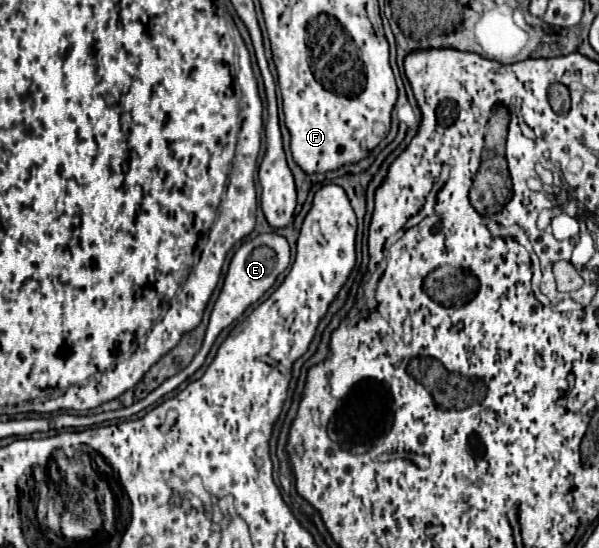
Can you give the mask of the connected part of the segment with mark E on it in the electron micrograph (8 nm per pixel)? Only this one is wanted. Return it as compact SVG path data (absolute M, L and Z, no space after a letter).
M276 232L260 234L260 236L256 236L254 240L244 242L244 244L236 250L236 254L234 254L234 258L232 258L232 262L230 262L230 268L228 268L224 286L222 286L220 296L218 296L218 300L216 300L216 304L214 304L214 308L212 308L212 314L210 314L210 322L208 322L208 328L206 328L204 344L202 344L200 352L194 356L194 360L190 362L190 366L186 366L186 368L184 368L182 372L178 372L176 376L168 378L168 380L166 380L164 384L160 384L154 392L150 392L144 400L140 400L140 402L136 402L136 404L132 404L132 406L128 406L128 408L120 408L120 410L116 410L116 412L92 414L92 416L78 416L78 414L69 413L58 414L52 418L53 428L58 430L60 430L60 428L70 428L70 426L74 426L74 428L84 426L84 428L86 428L86 426L94 426L94 424L100 424L100 422L107 422L114 419L129 419L132 414L138 414L140 410L152 406L152 404L154 404L156 400L160 400L164 394L176 390L184 380L188 380L188 378L204 364L204 360L206 360L206 356L208 356L208 352L210 352L210 348L212 348L216 336L218 336L226 326L230 326L234 320L238 320L250 304L258 302L258 300L264 296L264 292L266 292L268 288L272 288L272 284L276 282L276 278L288 268L288 264L290 264L290 246L288 246L286 238L282 238L280 234L276 234Z

